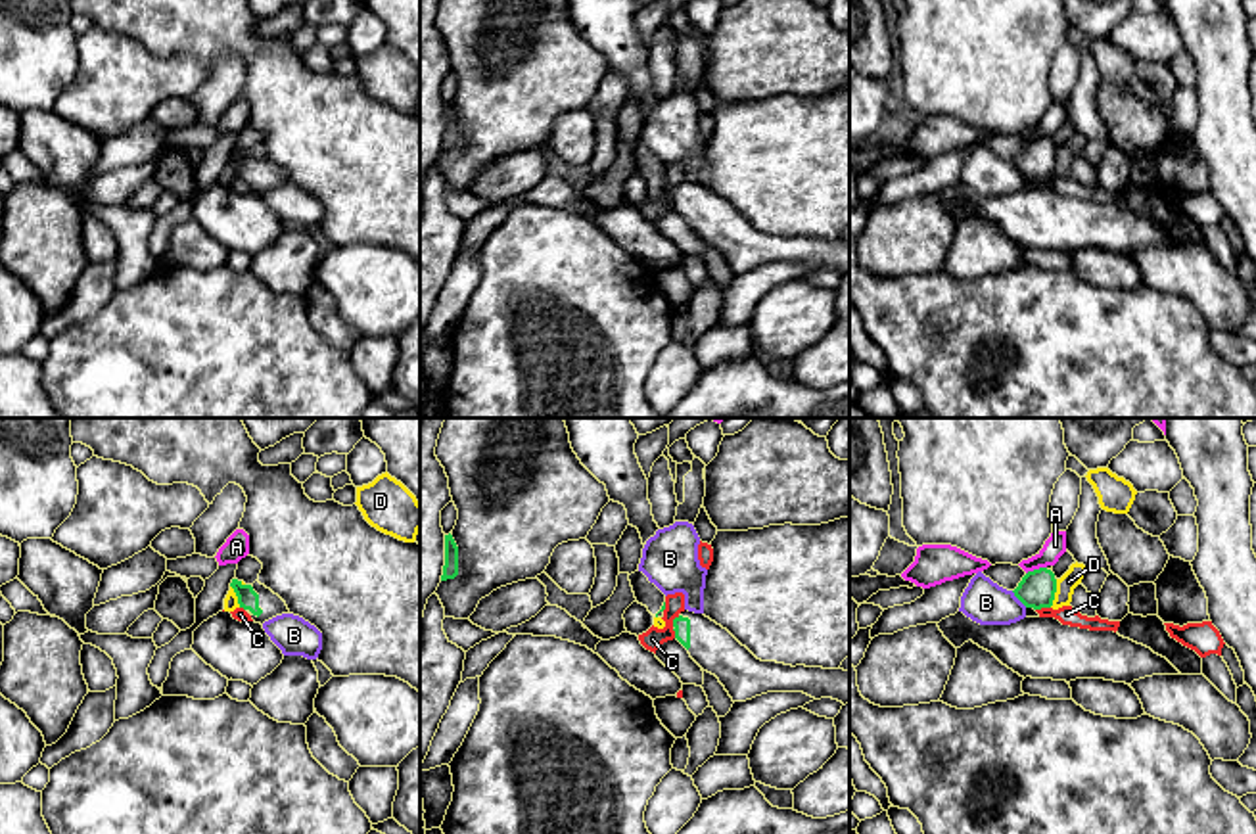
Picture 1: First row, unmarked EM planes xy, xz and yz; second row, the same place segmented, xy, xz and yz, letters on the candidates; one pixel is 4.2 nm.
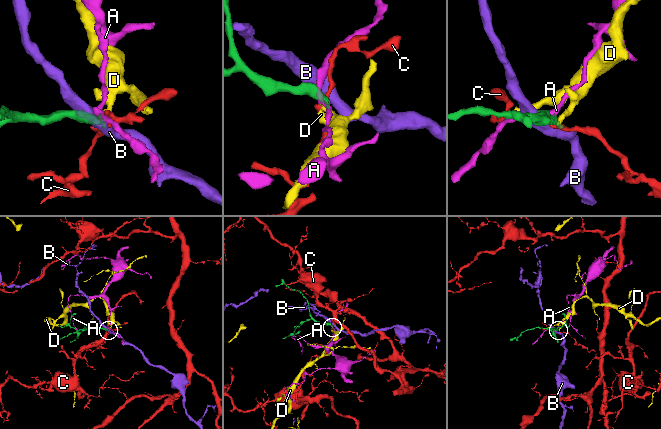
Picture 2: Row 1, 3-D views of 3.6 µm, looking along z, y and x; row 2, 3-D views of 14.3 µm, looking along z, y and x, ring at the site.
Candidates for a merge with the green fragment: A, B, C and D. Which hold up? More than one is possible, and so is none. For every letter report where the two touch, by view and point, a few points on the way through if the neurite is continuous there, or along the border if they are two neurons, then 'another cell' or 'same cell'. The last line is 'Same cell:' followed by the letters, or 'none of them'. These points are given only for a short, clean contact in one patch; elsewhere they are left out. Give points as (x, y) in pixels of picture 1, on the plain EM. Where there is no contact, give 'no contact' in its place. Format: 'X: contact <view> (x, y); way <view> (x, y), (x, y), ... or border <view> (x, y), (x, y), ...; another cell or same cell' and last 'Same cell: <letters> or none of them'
A: contact yz (1036, 140); border yz (1046, 137), (1026, 144); another cell
B: contact yz (1019, 169); another cell
C: contact yz (1042, 177); border yz (1049, 177), (1036, 181); another cell
D: contact yz (1055, 162); border yz (1057, 150), (1057, 162), (1049, 177); another cell
Same cell: none of them

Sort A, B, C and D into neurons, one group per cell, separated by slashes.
A / B / C / D

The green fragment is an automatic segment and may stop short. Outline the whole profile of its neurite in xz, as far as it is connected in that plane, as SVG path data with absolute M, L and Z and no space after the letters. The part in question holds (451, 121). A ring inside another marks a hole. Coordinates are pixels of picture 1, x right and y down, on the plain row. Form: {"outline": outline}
{"outline": "M445 105L445 136L441 151L454 150L458 146L458 117L453 105Z"}

